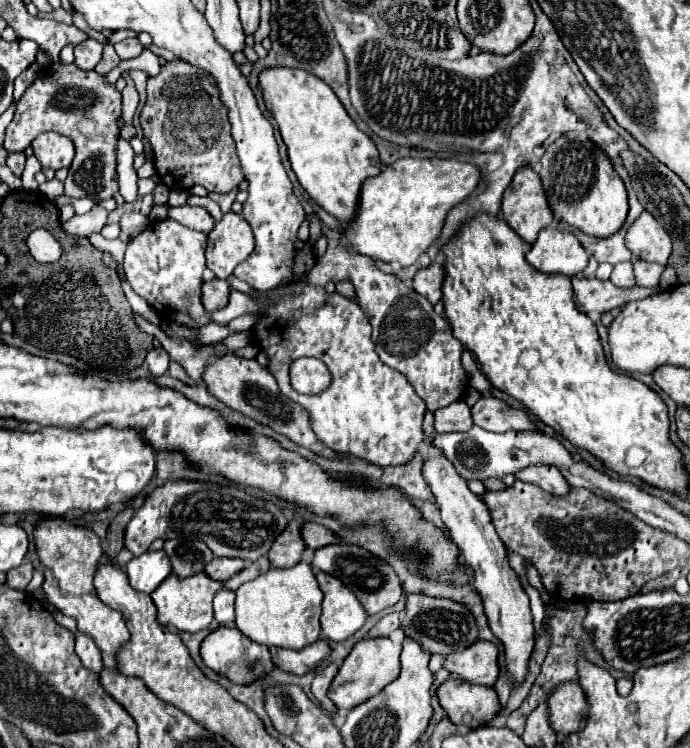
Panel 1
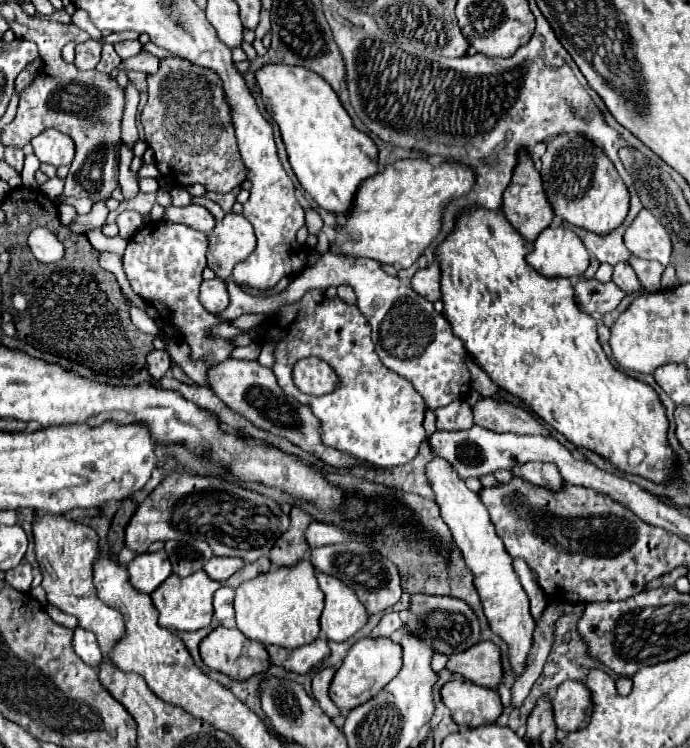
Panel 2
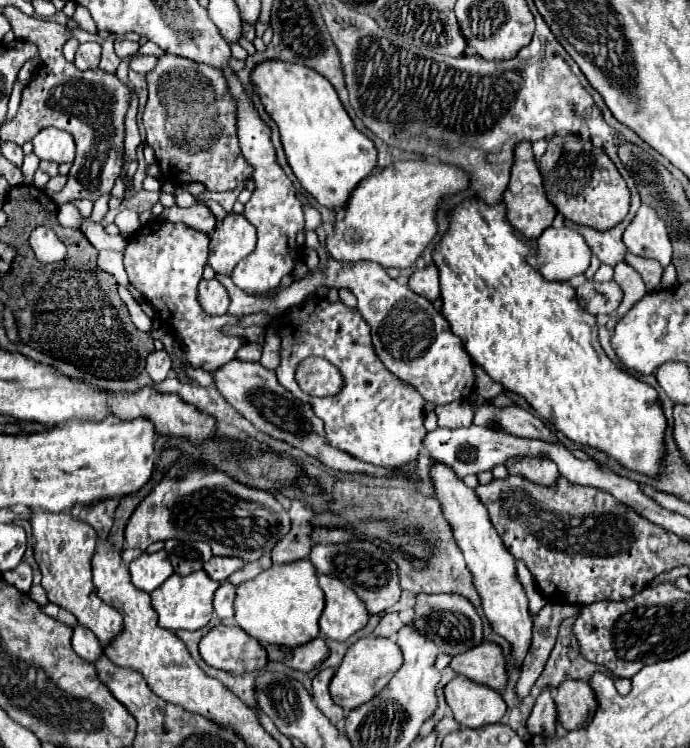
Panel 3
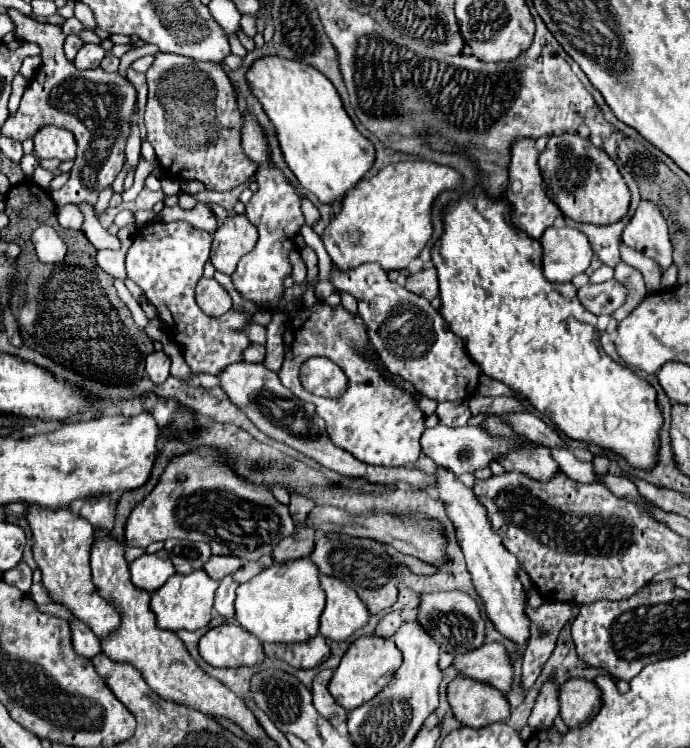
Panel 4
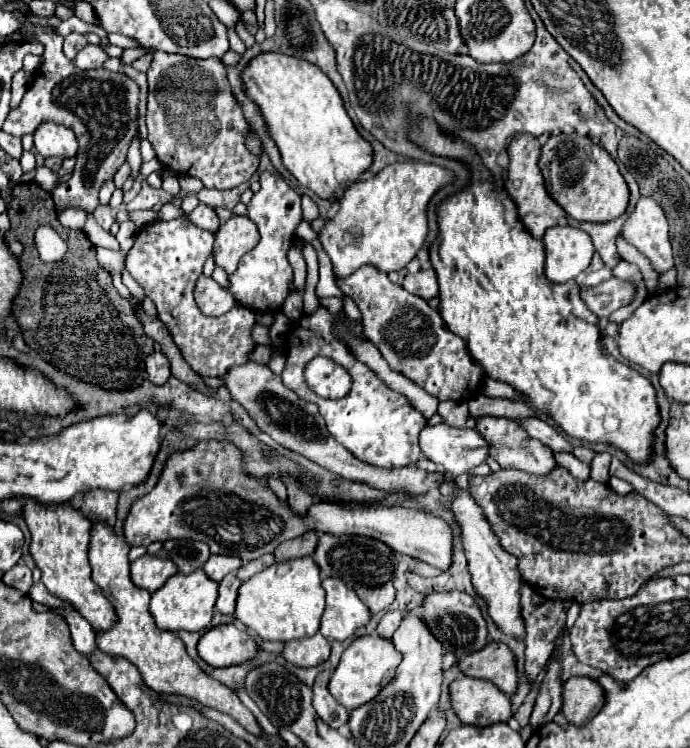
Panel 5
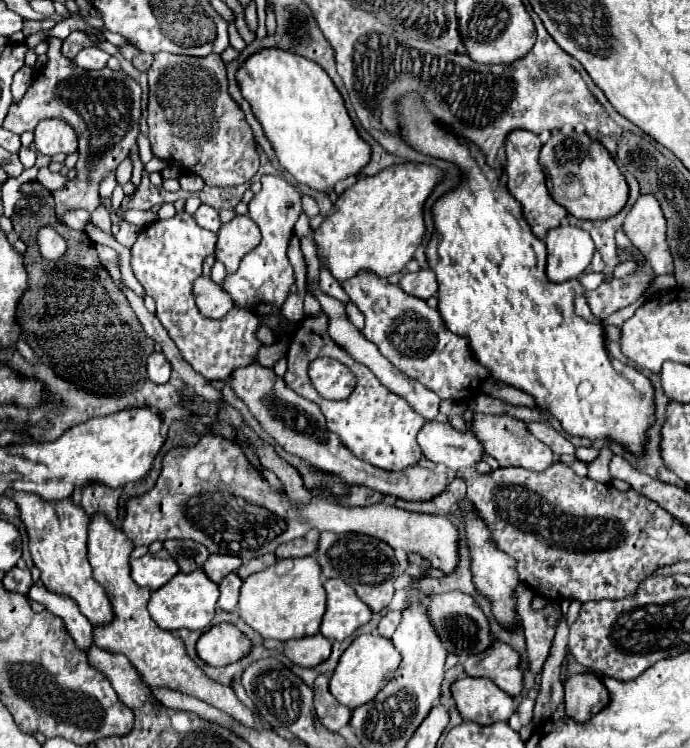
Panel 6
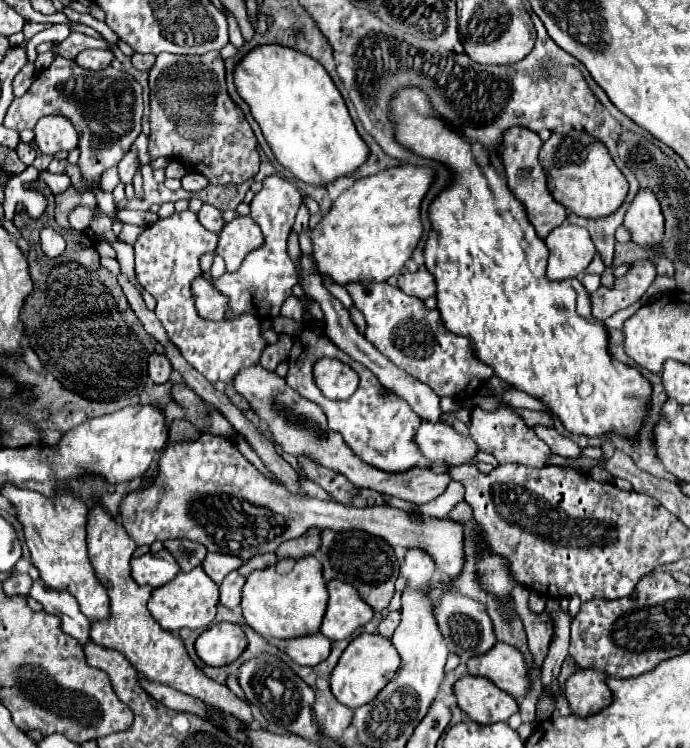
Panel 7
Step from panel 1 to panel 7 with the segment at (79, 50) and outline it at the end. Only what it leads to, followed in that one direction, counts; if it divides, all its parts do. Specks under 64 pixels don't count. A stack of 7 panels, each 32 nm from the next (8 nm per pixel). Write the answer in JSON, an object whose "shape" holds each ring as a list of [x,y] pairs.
{"shape":[[[84,50],[76,56],[76,62],[86,70],[104,70],[114,60],[110,50]]]}

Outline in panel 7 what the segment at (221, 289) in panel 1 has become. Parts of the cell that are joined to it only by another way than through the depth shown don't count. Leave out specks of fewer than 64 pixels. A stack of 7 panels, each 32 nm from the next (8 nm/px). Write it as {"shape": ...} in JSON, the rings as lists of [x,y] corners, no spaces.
{"shape":[[[198,276],[192,282],[192,296],[196,302],[196,310],[204,320],[224,320],[224,308],[226,298],[214,290],[210,280],[204,280],[204,276]]]}

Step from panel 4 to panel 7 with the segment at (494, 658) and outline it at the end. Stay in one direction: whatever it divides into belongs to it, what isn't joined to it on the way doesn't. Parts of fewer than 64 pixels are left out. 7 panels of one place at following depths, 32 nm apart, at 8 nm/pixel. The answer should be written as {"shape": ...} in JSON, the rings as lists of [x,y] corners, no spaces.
{"shape":[[[498,642],[488,654],[468,660],[468,674],[484,676],[514,698],[524,698],[530,690],[528,666],[522,652],[506,642]]]}

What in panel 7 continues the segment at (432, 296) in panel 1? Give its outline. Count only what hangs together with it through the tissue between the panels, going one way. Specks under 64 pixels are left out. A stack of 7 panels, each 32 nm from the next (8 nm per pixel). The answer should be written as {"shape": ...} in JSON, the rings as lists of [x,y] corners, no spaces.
{"shape":[[[420,268],[414,274],[402,272],[398,276],[398,286],[400,286],[402,292],[406,292],[410,296],[416,296],[420,300],[426,300],[428,296],[434,296],[436,294],[436,282],[428,274],[428,270],[424,270],[424,268]]]}

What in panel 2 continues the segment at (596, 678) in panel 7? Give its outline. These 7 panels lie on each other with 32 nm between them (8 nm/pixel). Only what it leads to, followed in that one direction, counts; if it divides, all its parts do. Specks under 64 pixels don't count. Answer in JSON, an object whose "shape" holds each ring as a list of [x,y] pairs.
{"shape":[[[566,680],[558,686],[556,696],[552,698],[556,726],[574,732],[584,728],[592,716],[592,696],[584,682]]]}

